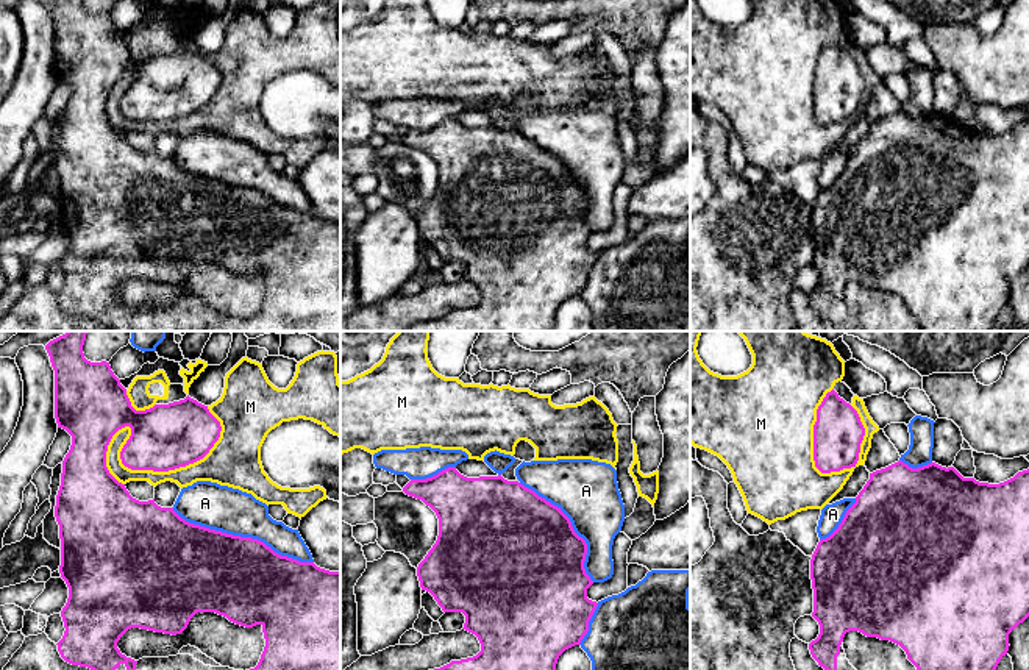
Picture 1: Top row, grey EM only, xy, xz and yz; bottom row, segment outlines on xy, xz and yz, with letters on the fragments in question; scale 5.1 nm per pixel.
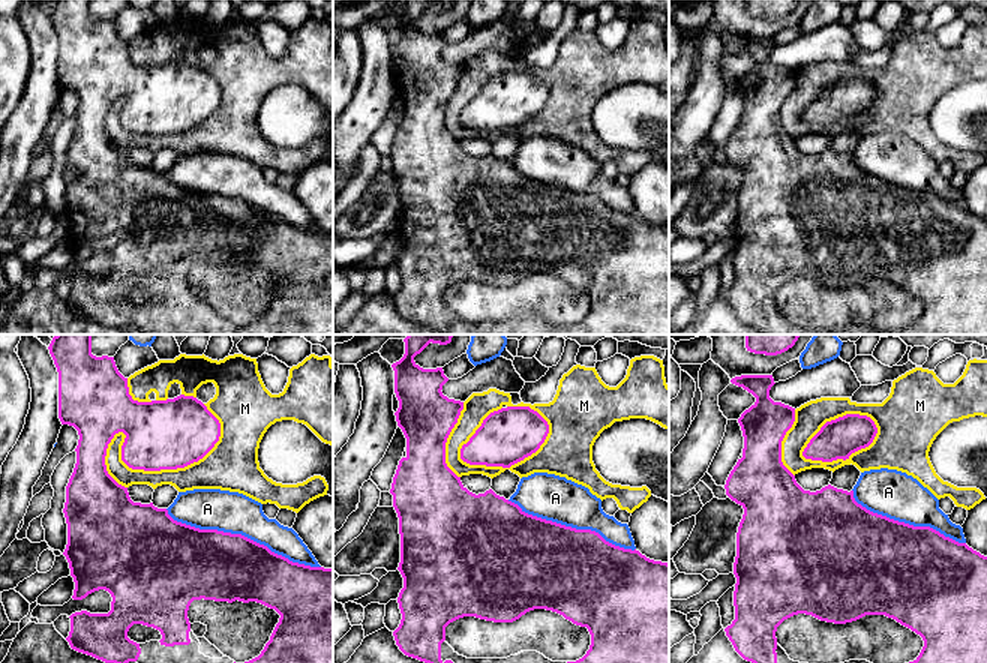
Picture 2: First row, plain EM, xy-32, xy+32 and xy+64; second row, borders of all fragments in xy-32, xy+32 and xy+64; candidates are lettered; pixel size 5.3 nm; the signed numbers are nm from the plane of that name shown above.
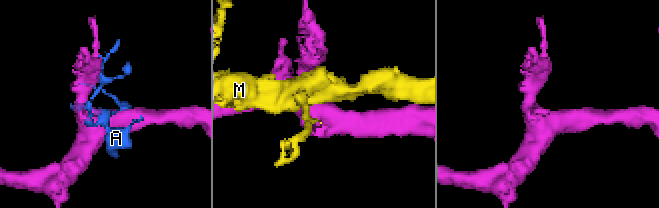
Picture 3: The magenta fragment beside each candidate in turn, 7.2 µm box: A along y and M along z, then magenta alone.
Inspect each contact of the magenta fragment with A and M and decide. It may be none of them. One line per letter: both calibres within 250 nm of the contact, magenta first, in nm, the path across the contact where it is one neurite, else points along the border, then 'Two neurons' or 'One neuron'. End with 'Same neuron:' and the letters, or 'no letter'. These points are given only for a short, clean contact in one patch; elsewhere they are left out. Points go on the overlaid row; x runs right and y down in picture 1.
A: Thickness 420 nm (magenta) against 240 nm. Two neurons
M: Thickness 340 nm (magenta) against 100 nm. Two neurons
Same neuron: no letter

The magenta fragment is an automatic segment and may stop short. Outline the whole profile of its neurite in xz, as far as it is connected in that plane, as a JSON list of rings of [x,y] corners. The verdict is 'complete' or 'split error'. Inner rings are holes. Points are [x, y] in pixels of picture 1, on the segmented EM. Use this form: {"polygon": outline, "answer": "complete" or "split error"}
{"polygon": [[[448,467],[426,479],[411,479],[403,492],[422,500],[439,519],[439,536],[417,567],[422,590],[429,592],[443,612],[462,612],[465,631],[475,634],[481,651],[434,670],[556,670],[559,656],[579,645],[598,606],[587,598],[593,584],[586,573],[587,543],[561,508],[518,481],[498,476],[467,478]]], "answer": "complete"}

